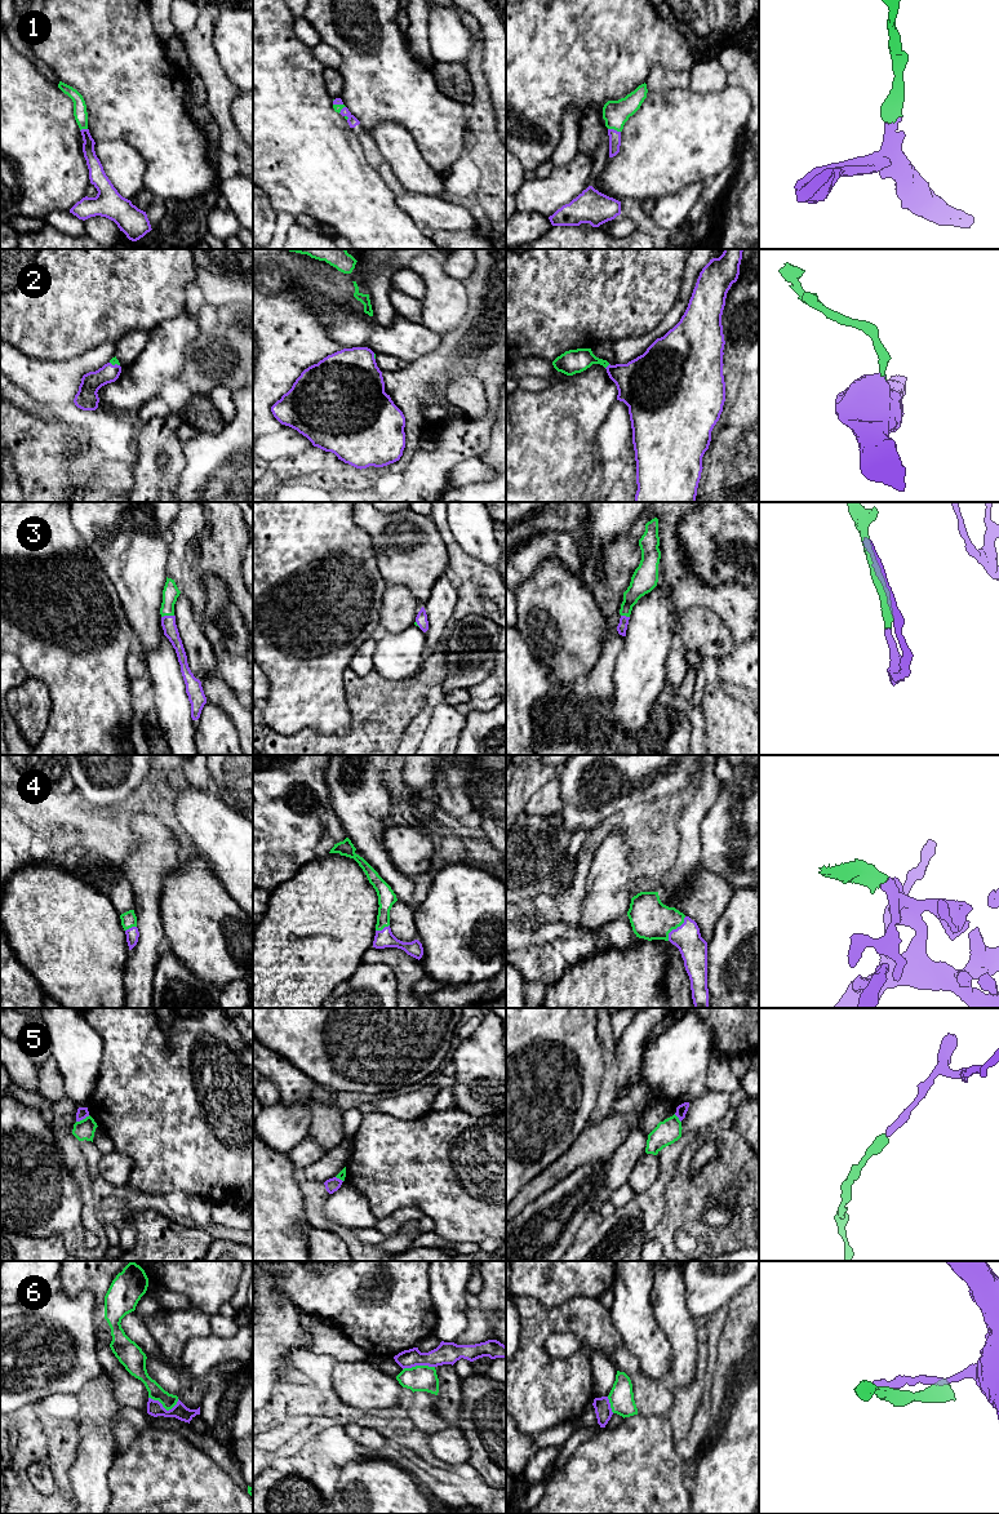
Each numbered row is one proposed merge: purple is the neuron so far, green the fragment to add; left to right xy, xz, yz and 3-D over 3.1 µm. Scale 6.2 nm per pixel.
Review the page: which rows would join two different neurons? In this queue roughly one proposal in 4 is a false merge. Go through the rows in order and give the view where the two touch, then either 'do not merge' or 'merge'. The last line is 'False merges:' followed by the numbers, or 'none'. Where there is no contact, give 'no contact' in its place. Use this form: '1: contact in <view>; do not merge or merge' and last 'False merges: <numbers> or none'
1: contact in yz; merge
2: contact in yz; merge
3: contact in xy; merge
4: contact in yz; merge
5: contact in xy; do not merge
6: contact in xy; do not merge
False merges: 5, 6

